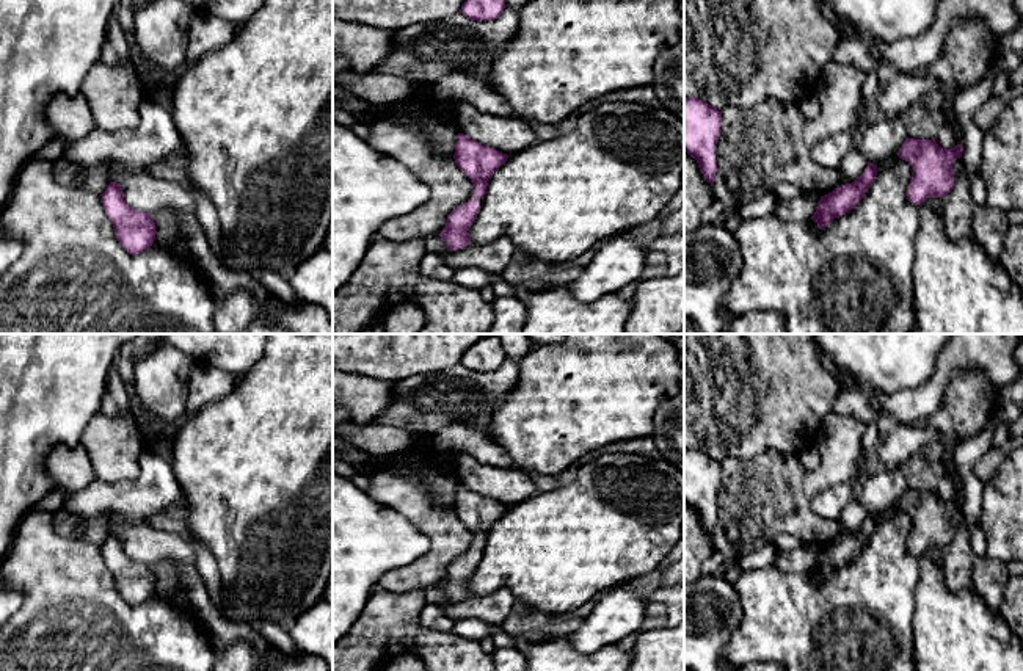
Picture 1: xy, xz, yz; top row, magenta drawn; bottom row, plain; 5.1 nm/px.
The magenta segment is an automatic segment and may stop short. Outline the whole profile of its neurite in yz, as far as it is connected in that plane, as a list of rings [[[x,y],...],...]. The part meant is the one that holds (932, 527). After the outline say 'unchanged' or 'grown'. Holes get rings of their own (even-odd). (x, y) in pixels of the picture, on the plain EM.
[[[907,489],[897,503],[912,517],[907,550],[921,557],[927,549],[945,549],[954,536],[952,514],[962,503],[963,495],[943,500],[935,491]]]; unchanged

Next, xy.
[[[110,533],[100,547],[116,591],[129,605],[137,607],[152,597],[157,582],[151,564],[130,560],[116,533]]]; unchanged

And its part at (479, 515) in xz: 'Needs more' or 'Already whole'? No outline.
Already whole

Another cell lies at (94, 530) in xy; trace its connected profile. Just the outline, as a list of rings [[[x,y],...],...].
[[[66,510],[52,513],[52,520],[60,535],[83,539],[97,546],[105,542],[111,525],[116,522],[108,513],[96,517],[82,517]]]

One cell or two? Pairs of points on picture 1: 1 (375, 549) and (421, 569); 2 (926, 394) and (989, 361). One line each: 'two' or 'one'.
1: two
2: one

